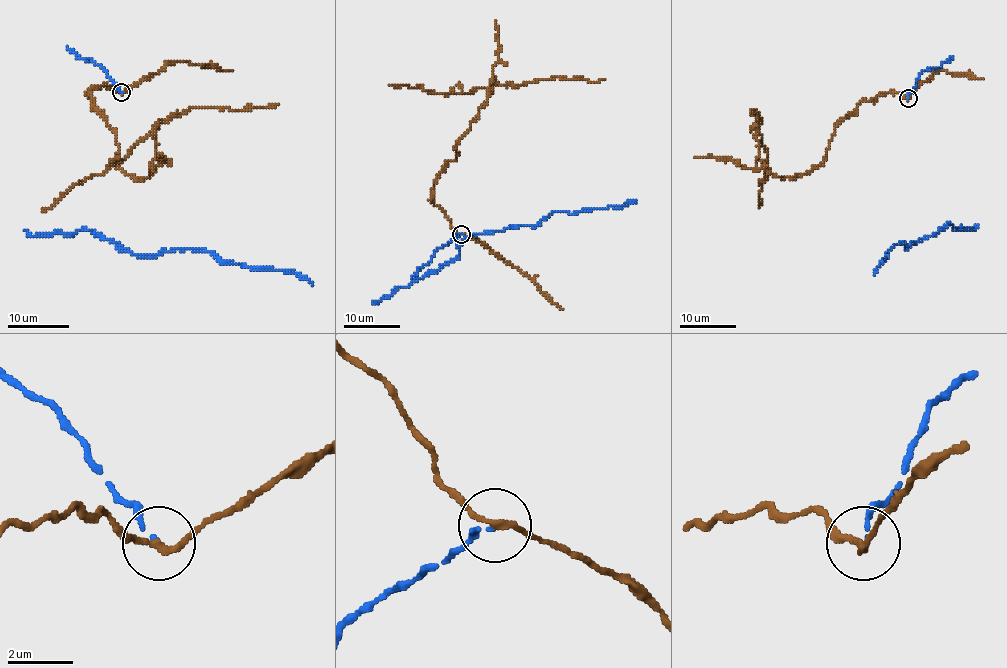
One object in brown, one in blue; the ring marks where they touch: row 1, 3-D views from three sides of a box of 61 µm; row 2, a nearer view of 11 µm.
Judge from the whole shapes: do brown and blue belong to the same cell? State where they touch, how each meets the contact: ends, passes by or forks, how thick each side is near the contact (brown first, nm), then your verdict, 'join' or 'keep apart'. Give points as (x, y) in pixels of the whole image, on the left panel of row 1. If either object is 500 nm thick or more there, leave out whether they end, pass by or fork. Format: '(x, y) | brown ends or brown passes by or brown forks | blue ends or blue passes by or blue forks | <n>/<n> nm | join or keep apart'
(121, 92) | brown passes by | blue ends | 180/90 nm | keep apart

